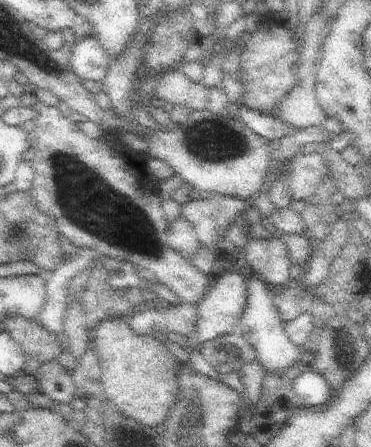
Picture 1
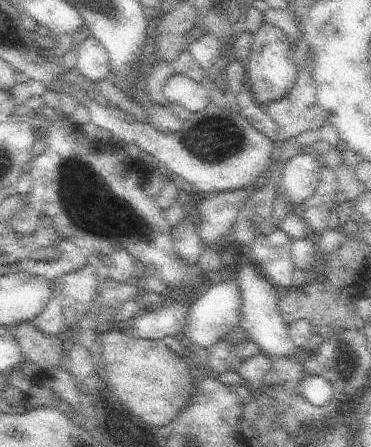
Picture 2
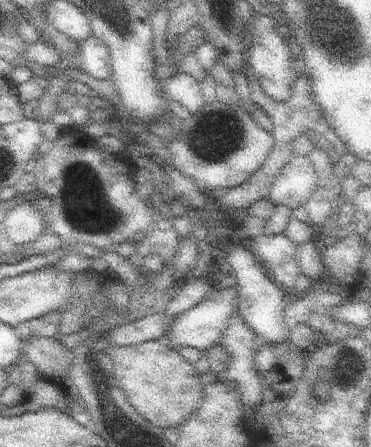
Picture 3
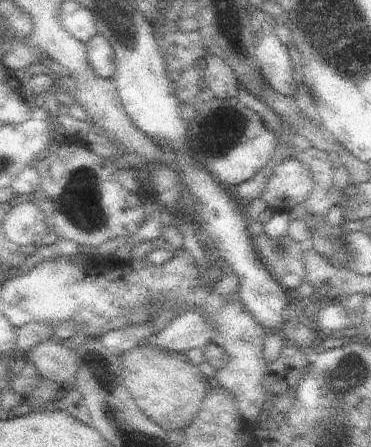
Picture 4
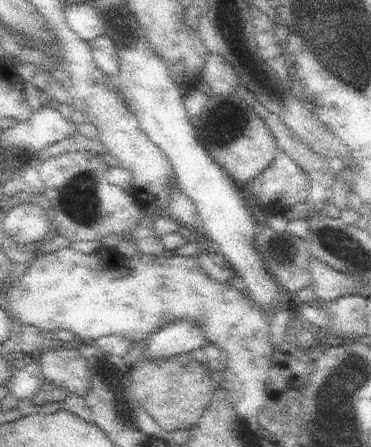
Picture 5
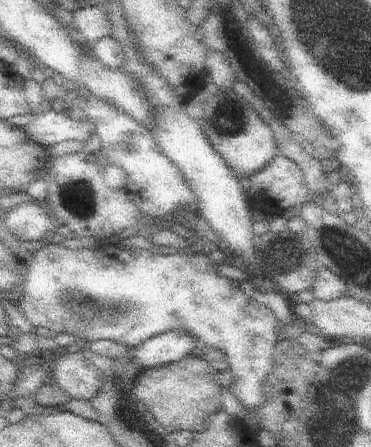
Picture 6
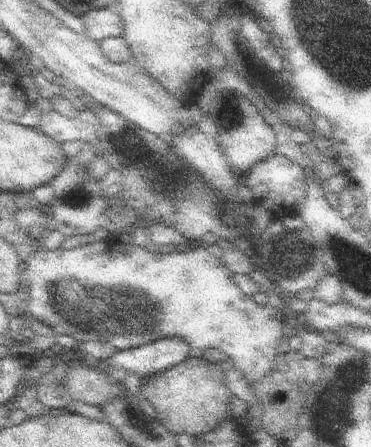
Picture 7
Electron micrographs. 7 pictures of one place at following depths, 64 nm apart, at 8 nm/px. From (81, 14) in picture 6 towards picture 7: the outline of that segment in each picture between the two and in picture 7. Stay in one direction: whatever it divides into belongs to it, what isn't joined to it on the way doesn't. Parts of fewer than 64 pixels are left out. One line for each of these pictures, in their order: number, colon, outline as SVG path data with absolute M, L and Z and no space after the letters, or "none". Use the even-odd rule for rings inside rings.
7: M101 8L101 10L89 10L83 16L79 16L85 26L85 36L91 36L93 40L101 42L103 38L121 38L125 34L125 24L119 12Z

